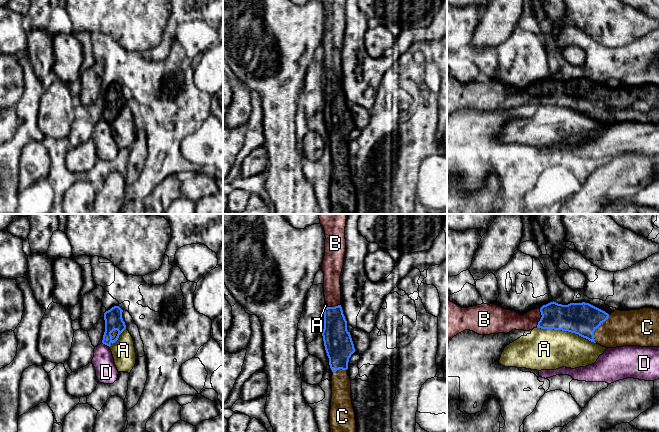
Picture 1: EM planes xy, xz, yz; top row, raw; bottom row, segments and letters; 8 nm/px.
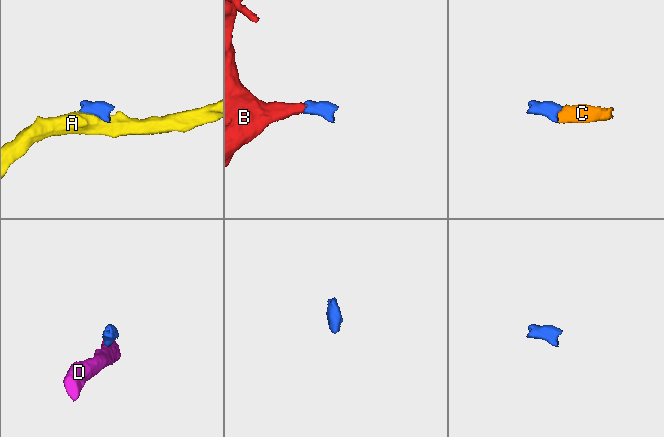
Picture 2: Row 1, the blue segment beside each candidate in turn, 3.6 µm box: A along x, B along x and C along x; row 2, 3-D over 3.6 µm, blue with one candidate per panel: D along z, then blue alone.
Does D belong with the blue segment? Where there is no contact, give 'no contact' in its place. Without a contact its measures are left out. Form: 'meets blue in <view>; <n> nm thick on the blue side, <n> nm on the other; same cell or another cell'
meets blue in xy; 140 nm thick on the blue side, 180 nm on the other; another cell

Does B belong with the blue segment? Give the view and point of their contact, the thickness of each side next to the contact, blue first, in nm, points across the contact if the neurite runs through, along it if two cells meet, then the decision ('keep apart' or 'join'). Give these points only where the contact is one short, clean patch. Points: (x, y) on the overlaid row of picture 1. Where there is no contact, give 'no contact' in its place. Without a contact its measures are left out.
yz (541, 318) | 220/160 nm | across yz (572, 317), (541, 318), (510, 320) | join

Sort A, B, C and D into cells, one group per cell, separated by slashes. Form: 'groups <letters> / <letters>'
groups A / B C / D

